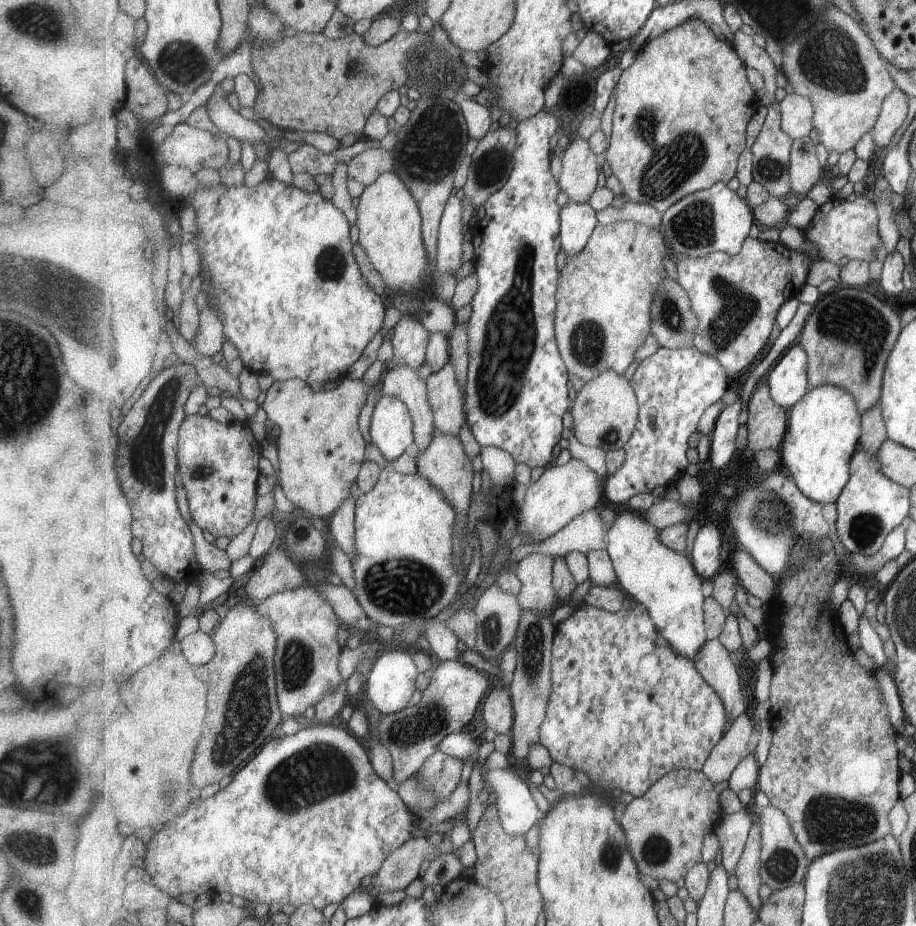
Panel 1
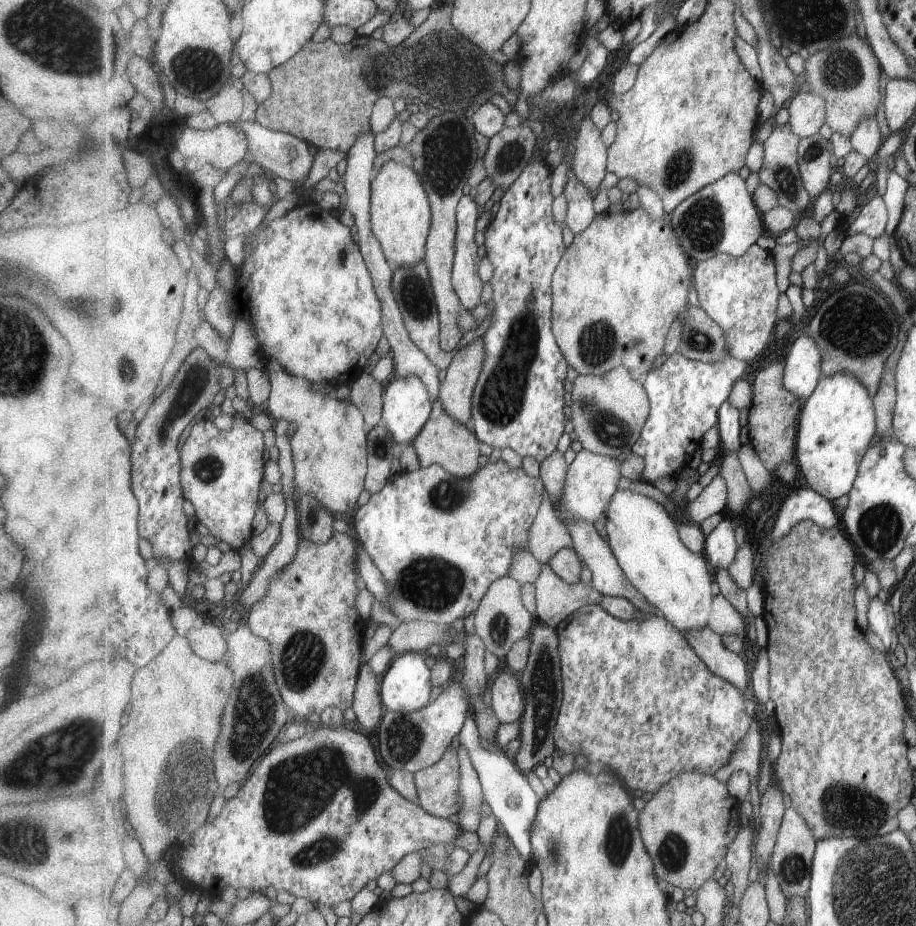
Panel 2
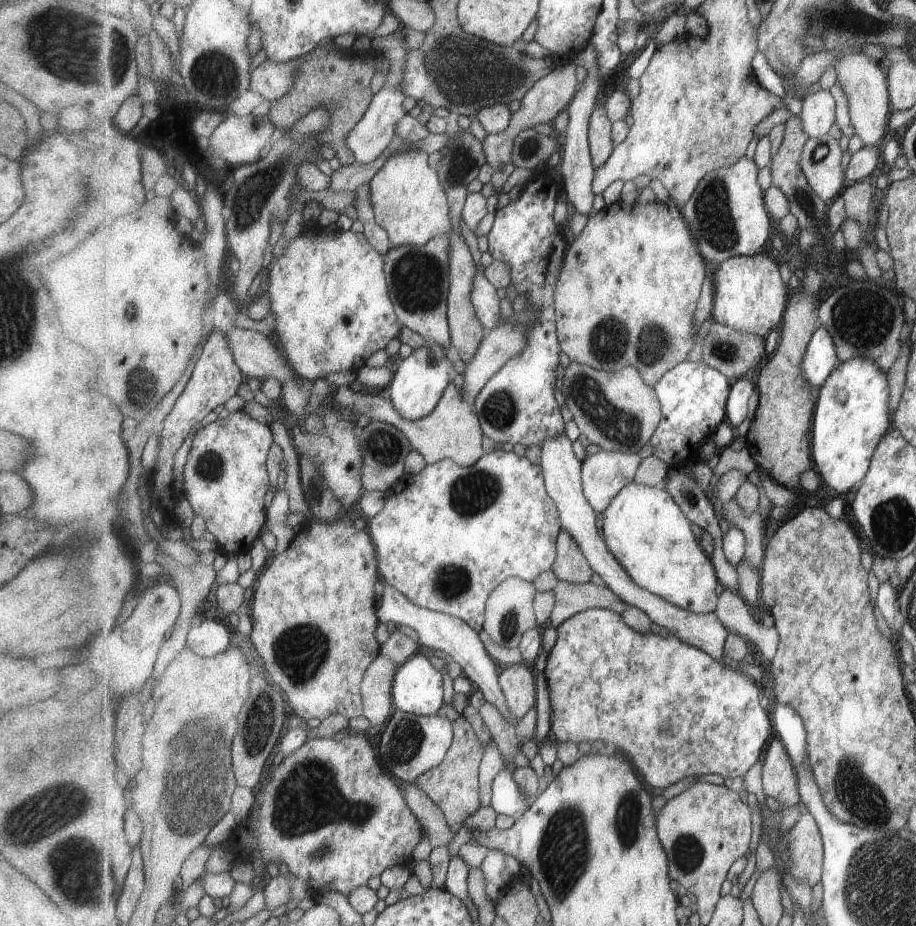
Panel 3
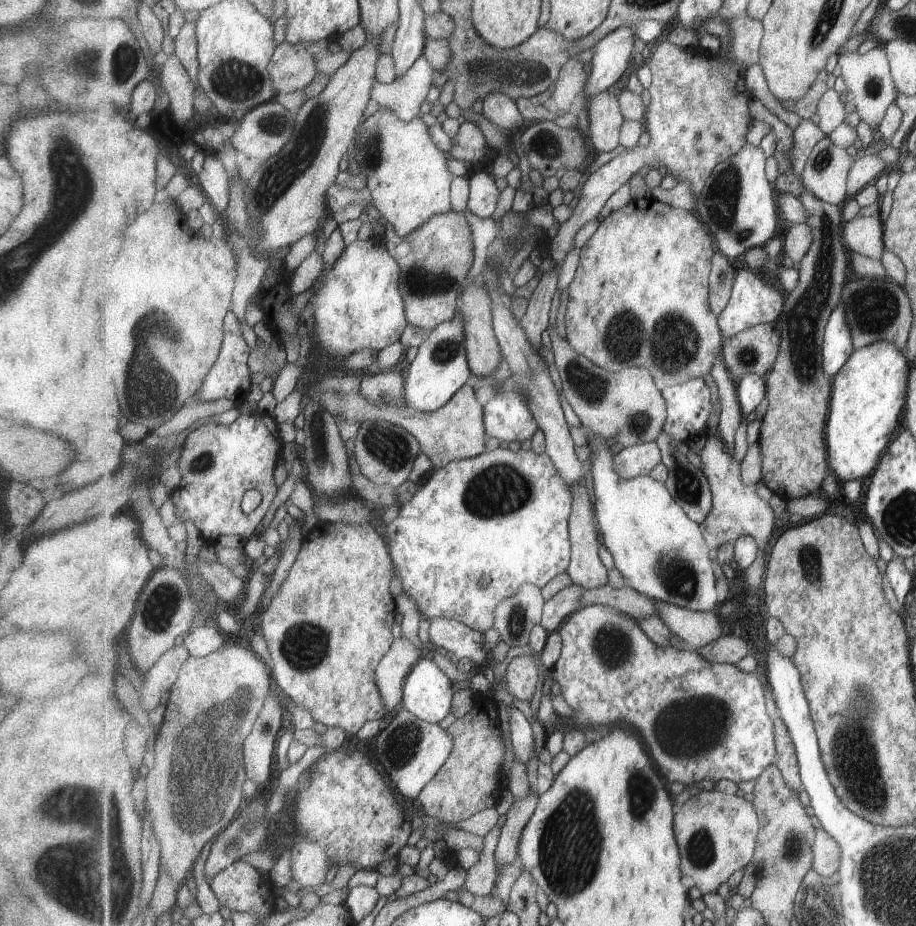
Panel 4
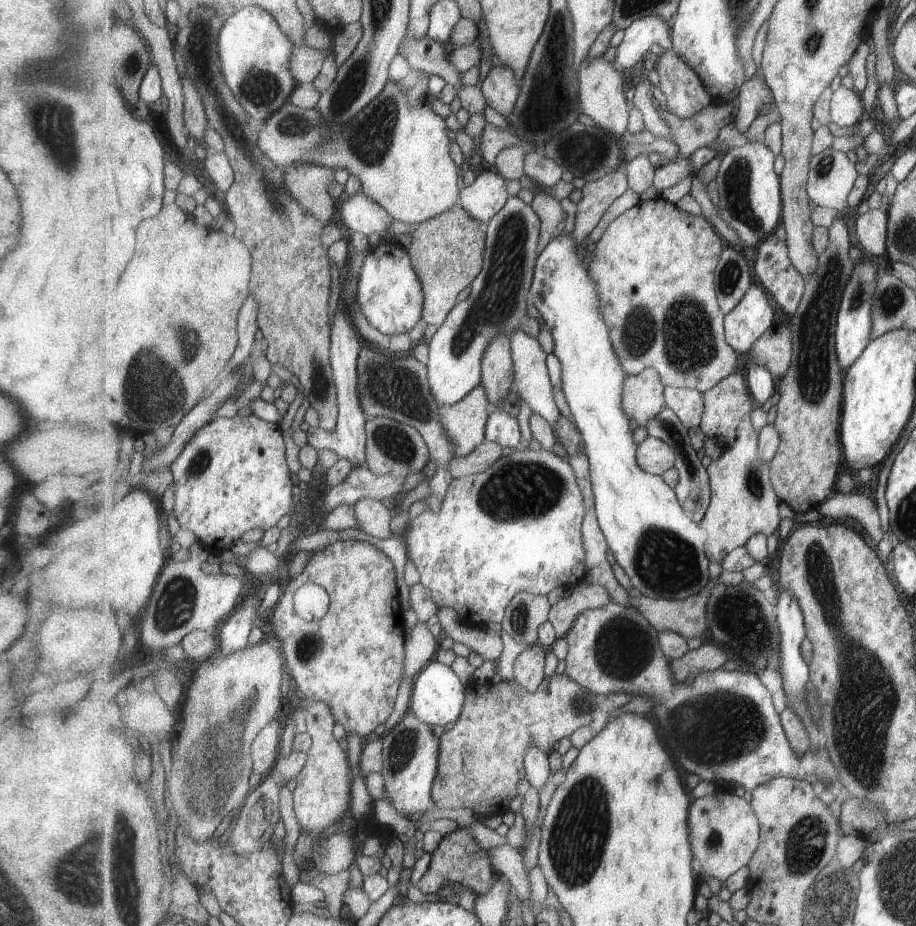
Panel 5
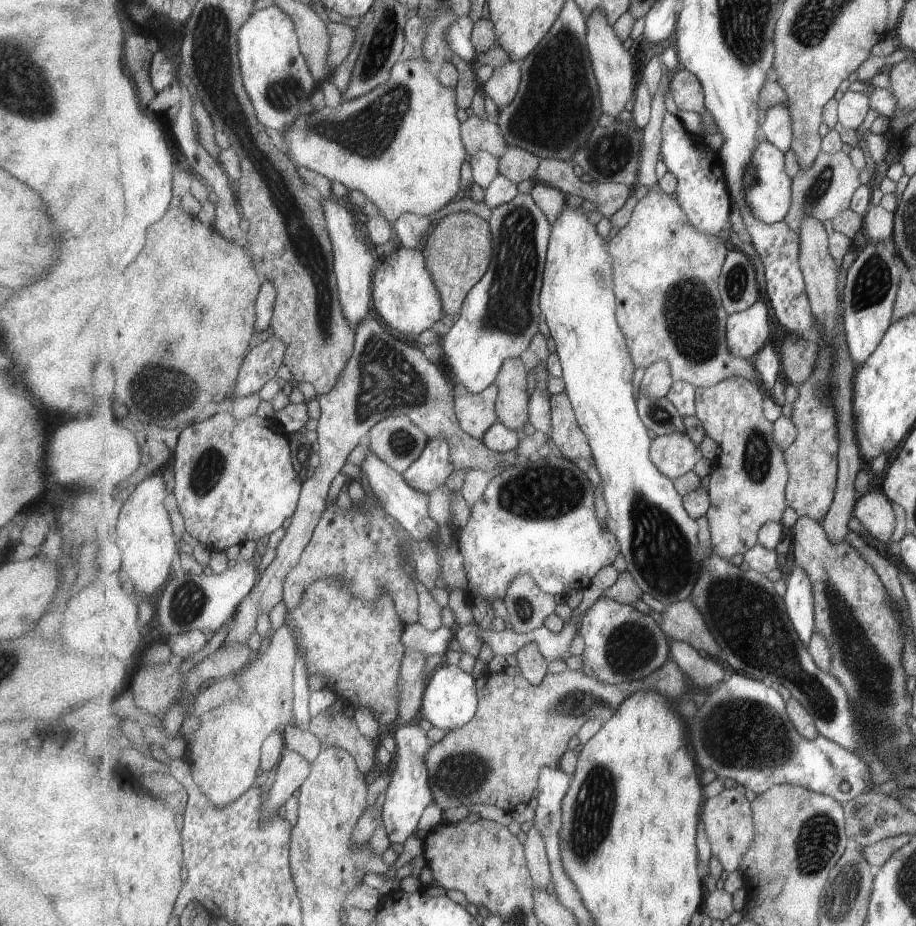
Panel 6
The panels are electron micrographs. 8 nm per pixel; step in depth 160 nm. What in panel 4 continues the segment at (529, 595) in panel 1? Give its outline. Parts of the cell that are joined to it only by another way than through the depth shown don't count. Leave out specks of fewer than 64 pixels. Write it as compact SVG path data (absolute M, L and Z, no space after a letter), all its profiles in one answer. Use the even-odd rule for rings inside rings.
M610 585L598 589L588 589L582 596L579 609L587 605L612 606L625 611L639 622L659 615L656 599L627 585L620 589L615 589Z

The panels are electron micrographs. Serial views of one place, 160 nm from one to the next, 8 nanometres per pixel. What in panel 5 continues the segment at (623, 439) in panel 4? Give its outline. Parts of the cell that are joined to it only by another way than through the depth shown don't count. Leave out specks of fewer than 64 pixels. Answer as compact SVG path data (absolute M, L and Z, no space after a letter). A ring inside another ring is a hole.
M656 368L629 375L624 385L624 409L637 426L647 426L649 420L666 407L666 386Z

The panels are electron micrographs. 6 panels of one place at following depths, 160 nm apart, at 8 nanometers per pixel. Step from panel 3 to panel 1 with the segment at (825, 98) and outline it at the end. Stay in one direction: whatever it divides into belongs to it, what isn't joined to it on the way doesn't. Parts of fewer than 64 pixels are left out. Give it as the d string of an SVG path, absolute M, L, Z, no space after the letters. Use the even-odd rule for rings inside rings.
M797 93L785 96L782 106L782 127L794 139L808 137L813 132L815 105L809 97Z

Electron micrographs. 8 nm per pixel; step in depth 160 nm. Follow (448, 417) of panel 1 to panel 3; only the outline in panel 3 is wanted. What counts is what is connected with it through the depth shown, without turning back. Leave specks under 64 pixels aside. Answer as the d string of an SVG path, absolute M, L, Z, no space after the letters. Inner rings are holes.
M507 322L485 332L485 338L471 362L465 364L461 394L463 400L474 406L483 386L499 372L499 368L527 346L527 328L515 322Z

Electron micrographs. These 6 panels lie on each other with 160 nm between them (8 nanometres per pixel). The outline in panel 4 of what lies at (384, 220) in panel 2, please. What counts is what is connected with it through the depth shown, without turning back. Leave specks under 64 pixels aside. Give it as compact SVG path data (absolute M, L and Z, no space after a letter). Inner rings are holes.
M379 108L370 117L365 118L364 129L353 140L350 154L359 164L361 175L367 180L365 187L370 191L371 203L384 216L385 223L391 223L401 238L411 234L429 219L451 210L451 184L455 177L449 172L447 160L449 155L442 151L432 139L430 127L417 115L413 120L405 122L395 111Z

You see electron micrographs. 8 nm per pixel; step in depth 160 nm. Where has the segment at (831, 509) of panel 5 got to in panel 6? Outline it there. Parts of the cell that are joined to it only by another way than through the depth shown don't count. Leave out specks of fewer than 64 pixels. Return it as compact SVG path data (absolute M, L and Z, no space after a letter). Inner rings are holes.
M870 492L857 501L854 516L880 542L889 543L895 532L897 516L890 498L882 492Z

